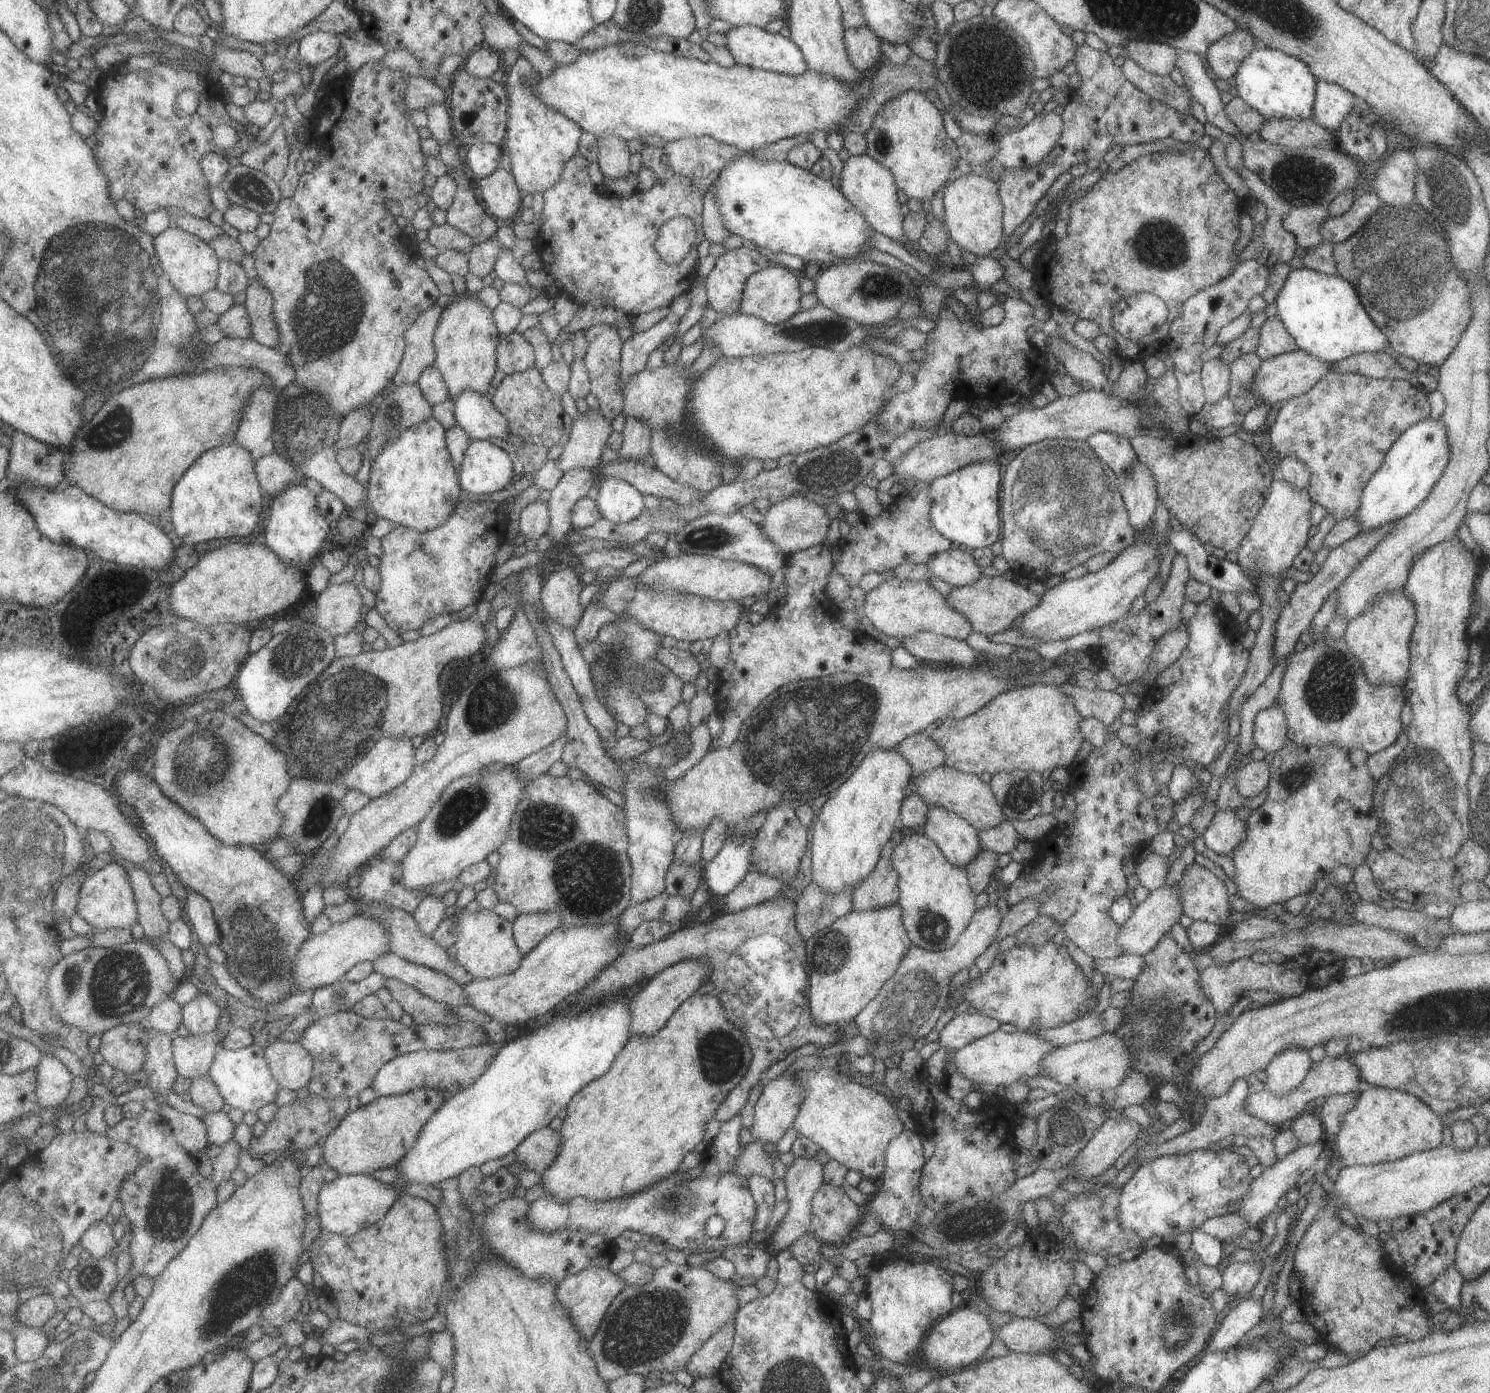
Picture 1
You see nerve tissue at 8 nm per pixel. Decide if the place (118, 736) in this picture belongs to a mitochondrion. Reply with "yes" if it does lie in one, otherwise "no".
no

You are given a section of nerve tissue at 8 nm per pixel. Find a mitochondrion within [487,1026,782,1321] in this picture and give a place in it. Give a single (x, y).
(678, 1201)

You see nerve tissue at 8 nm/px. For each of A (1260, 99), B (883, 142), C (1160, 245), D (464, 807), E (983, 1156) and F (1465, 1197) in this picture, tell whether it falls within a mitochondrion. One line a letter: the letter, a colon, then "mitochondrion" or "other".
A: other
B: mitochondrion
C: mitochondrion
D: mitochondrion
E: other
F: other

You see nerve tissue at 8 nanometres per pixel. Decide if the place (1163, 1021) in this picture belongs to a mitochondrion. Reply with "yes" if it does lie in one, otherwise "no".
yes

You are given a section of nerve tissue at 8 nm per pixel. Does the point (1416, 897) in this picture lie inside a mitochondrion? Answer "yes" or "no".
no

